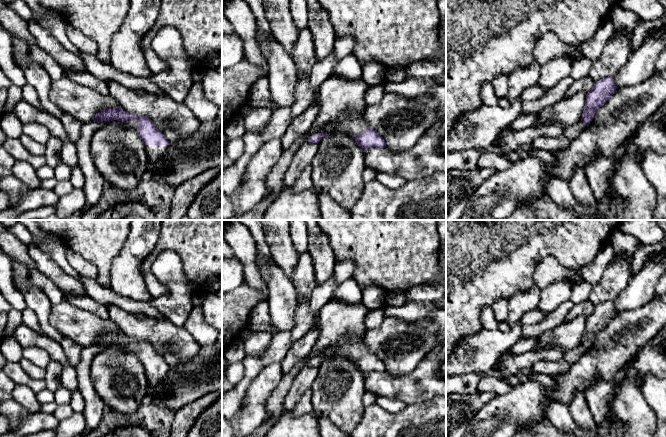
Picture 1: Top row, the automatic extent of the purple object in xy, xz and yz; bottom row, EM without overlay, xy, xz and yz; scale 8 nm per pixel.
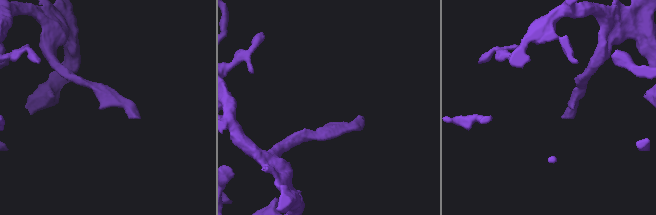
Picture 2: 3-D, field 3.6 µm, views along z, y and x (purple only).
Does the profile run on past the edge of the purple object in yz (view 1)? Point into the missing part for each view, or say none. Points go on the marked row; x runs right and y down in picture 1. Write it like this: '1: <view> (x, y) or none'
1: yz (573, 131)

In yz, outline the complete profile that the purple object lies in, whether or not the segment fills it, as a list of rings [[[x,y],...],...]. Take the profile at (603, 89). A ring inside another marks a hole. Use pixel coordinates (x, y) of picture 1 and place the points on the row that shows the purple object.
[[[608,76],[595,82],[592,90],[586,95],[582,118],[578,122],[563,128],[563,135],[570,140],[577,138],[593,120],[596,111],[611,98],[616,89],[614,77]]]

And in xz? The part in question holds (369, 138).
[[[364,112],[359,115],[348,115],[347,113],[341,115],[338,120],[313,130],[308,141],[318,144],[322,138],[328,137],[334,131],[351,134],[358,146],[364,150],[386,147],[383,137],[367,125]]]

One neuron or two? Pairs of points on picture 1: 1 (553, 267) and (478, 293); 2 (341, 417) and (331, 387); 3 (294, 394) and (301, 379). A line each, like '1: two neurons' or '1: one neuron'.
1: two neurons
2: one neuron
3: one neuron

